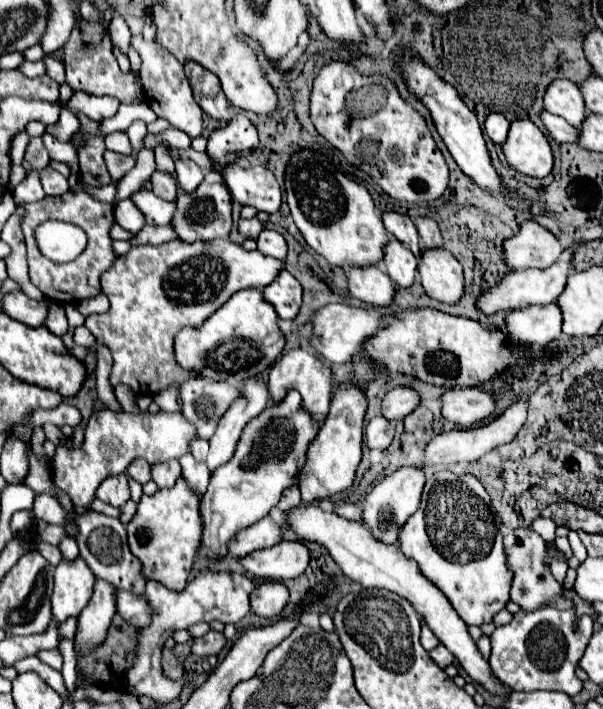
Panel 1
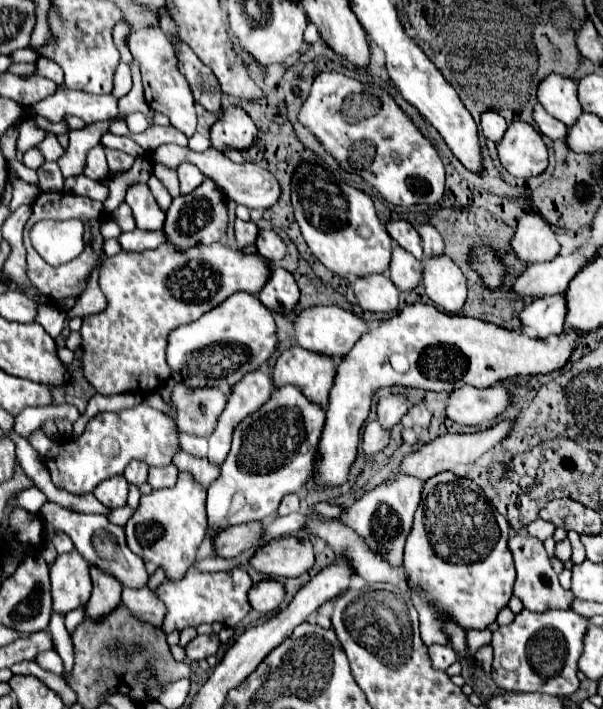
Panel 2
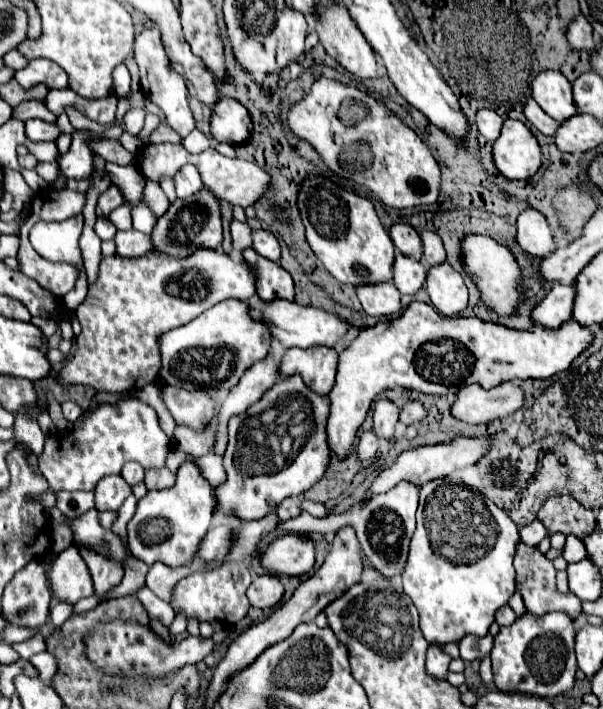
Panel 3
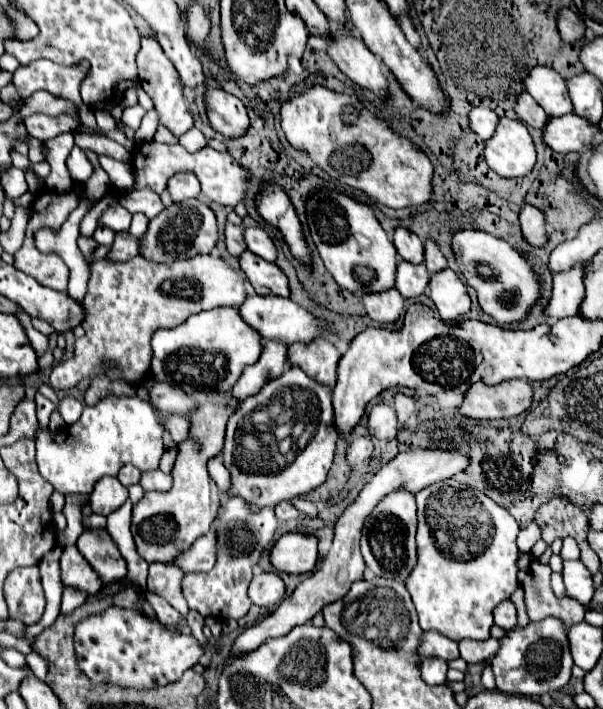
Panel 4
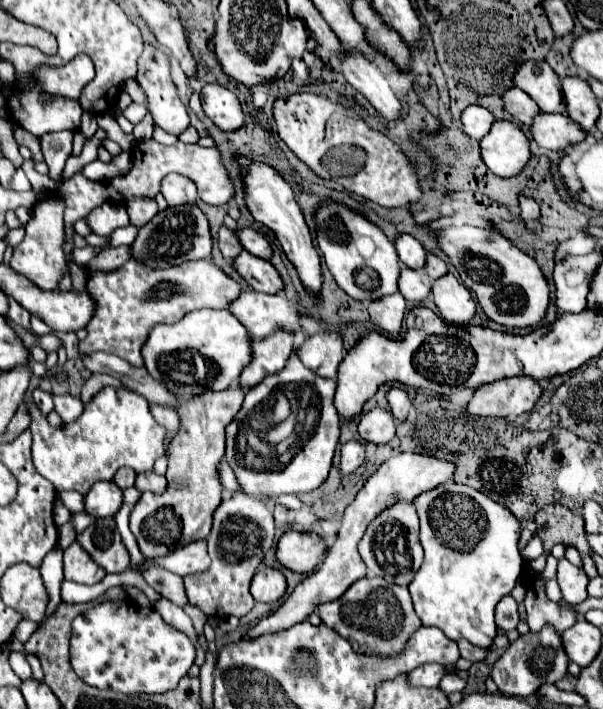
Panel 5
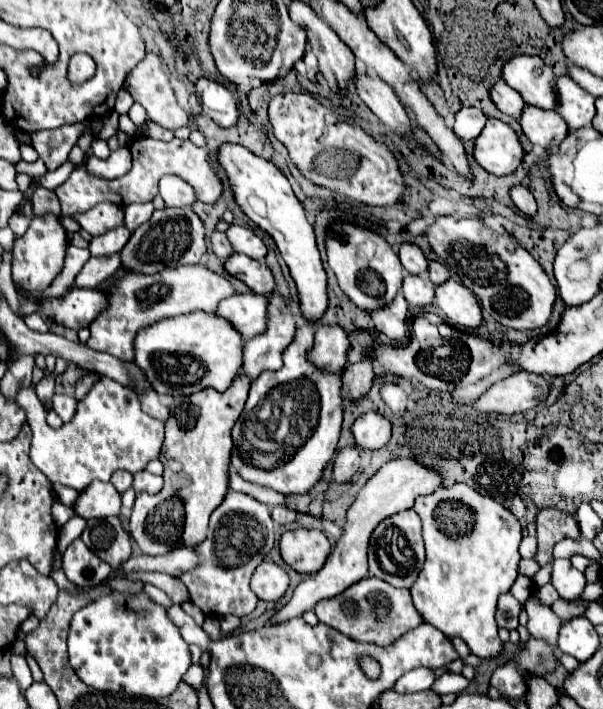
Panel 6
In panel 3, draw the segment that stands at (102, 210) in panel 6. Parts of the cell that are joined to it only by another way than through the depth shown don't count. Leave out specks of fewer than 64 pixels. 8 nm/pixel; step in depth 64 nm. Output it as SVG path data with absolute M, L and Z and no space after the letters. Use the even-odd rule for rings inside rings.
M118 206L116 210L112 210L112 214L108 216L110 222L118 228L118 230L130 230L132 228L132 218L130 218L130 208L128 206Z

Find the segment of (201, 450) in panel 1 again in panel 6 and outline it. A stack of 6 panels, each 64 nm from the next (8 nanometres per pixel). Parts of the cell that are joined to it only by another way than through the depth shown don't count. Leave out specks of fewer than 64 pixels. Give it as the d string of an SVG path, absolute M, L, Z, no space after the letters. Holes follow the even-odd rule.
M152 390L152 392L144 392L140 394L140 400L142 400L142 408L146 414L150 414L152 418L160 420L160 422L166 422L170 418L170 410L168 406L164 406L158 398L158 394Z

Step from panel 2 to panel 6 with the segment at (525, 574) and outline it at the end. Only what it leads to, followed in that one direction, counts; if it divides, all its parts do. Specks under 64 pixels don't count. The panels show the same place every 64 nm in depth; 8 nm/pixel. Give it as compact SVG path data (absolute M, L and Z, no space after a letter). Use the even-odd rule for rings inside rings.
M536 588L532 590L528 602L524 604L528 612L528 632L530 636L544 636L544 640L558 640L558 632L566 620L554 614L554 610L536 598Z

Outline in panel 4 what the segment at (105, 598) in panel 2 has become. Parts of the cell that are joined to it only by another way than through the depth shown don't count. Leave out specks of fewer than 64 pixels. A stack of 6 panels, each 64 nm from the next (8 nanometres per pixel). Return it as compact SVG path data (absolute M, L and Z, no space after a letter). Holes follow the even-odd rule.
M94 528L92 532L82 532L76 546L98 574L102 586L126 576L126 562L106 530Z

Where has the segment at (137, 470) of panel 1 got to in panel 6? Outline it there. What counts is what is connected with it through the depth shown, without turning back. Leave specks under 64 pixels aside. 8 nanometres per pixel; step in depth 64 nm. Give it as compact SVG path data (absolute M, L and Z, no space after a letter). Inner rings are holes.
M116 470L114 474L112 474L112 478L110 478L110 482L114 484L114 488L118 490L118 492L124 492L124 490L128 490L130 486L132 486L132 474L128 472L128 470Z

